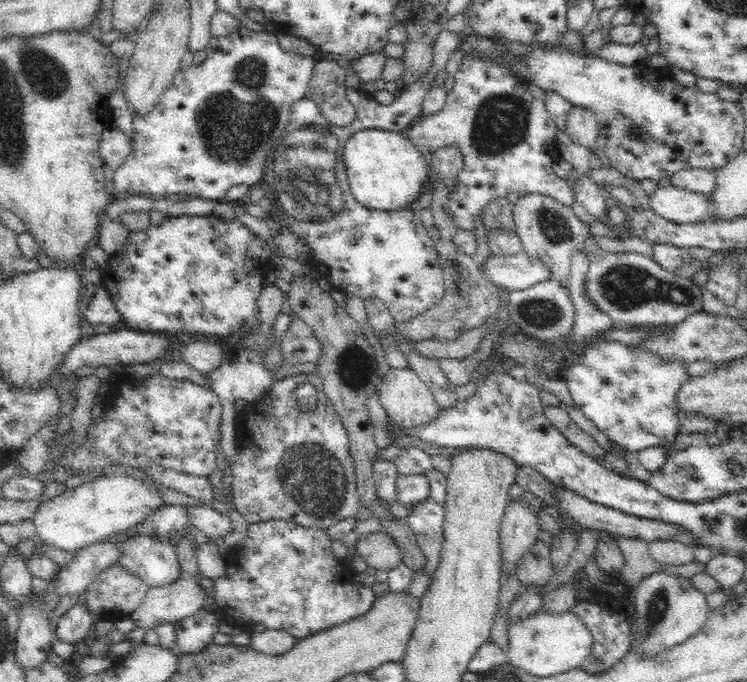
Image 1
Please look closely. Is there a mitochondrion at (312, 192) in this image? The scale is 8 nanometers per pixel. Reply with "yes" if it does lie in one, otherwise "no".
yes

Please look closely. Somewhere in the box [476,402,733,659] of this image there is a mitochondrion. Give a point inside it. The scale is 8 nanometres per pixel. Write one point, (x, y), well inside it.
(658, 602)

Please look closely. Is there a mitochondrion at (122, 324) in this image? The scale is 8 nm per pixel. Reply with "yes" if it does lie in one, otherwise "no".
no

